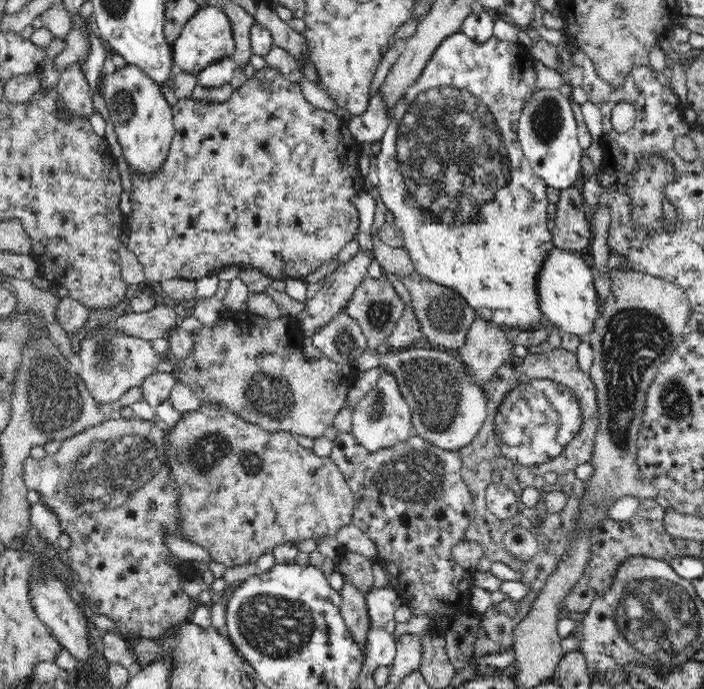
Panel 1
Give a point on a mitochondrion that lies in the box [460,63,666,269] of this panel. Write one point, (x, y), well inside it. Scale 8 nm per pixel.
(546, 123)

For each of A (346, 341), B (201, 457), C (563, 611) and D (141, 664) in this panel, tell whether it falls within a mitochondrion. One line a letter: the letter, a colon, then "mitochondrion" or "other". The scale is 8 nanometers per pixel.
A: mitochondrion
B: mitochondrion
C: other
D: other

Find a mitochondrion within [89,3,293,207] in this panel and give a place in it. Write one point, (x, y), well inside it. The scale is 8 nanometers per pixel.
(124, 106)

